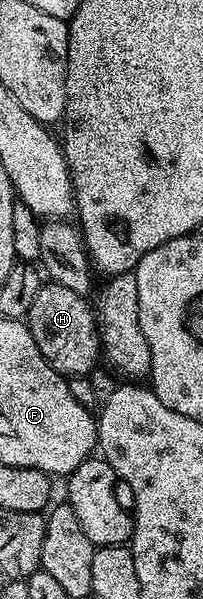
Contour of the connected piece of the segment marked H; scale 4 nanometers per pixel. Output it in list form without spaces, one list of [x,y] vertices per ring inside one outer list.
[[[49,281],[41,285],[34,304],[26,319],[28,331],[38,344],[38,352],[52,365],[59,374],[65,376],[88,376],[93,372],[96,361],[102,358],[100,333],[96,330],[96,315],[89,299],[78,292],[72,292],[61,284]]]

